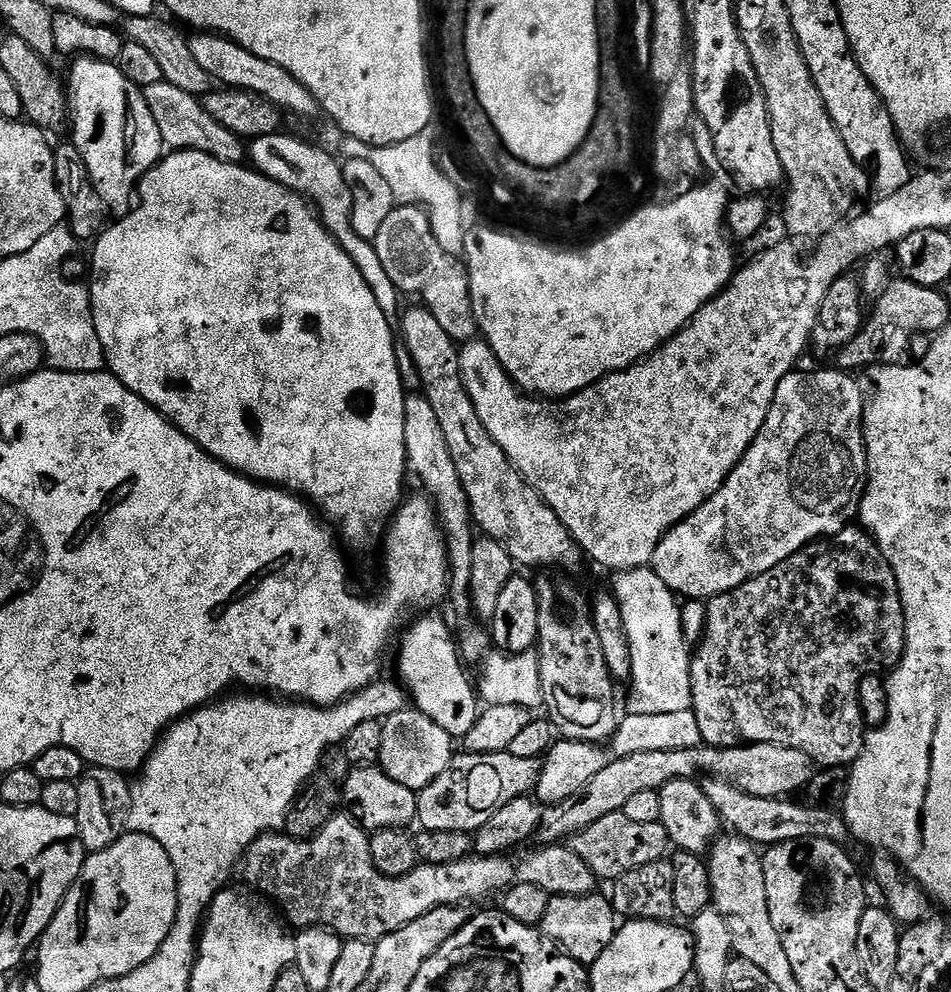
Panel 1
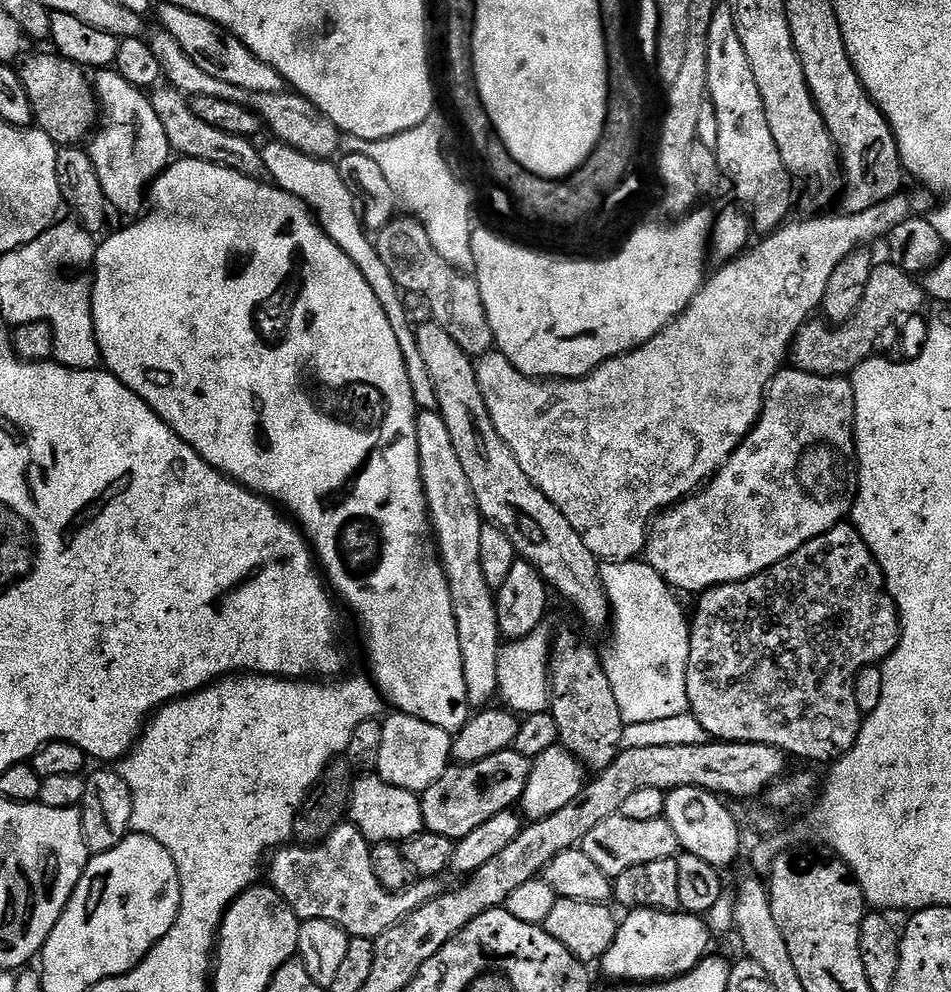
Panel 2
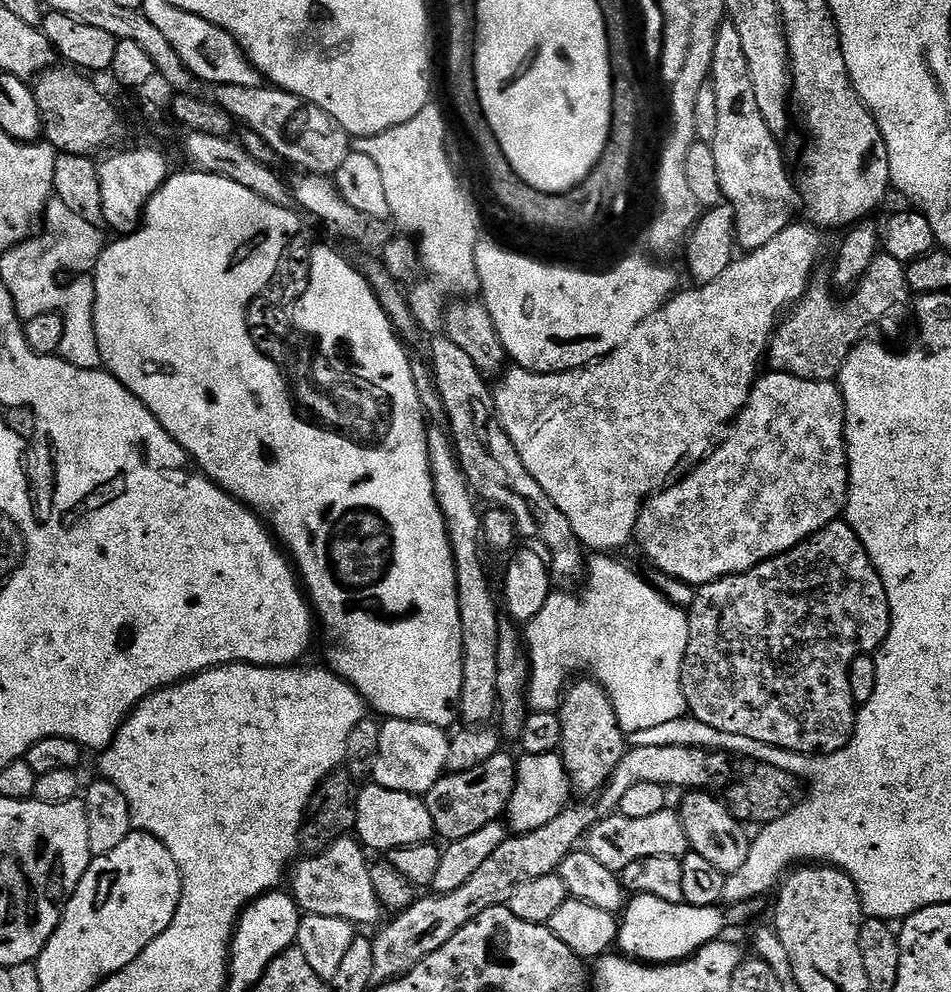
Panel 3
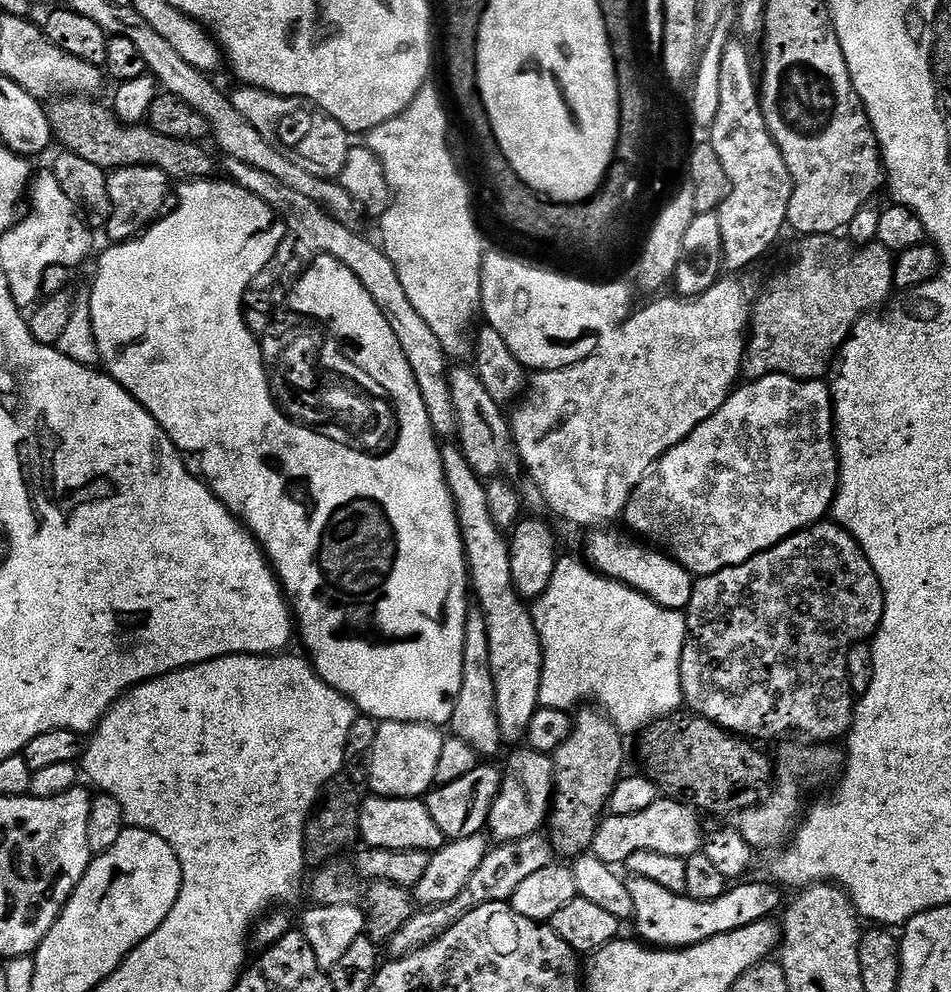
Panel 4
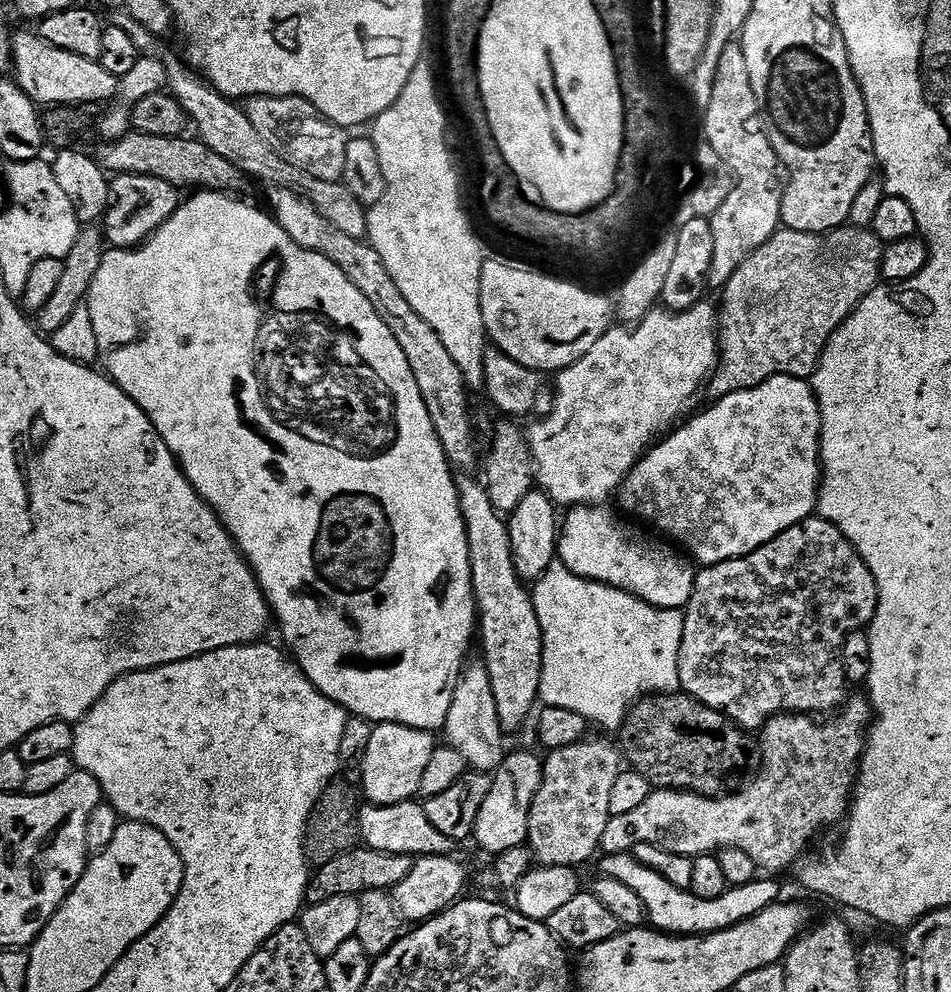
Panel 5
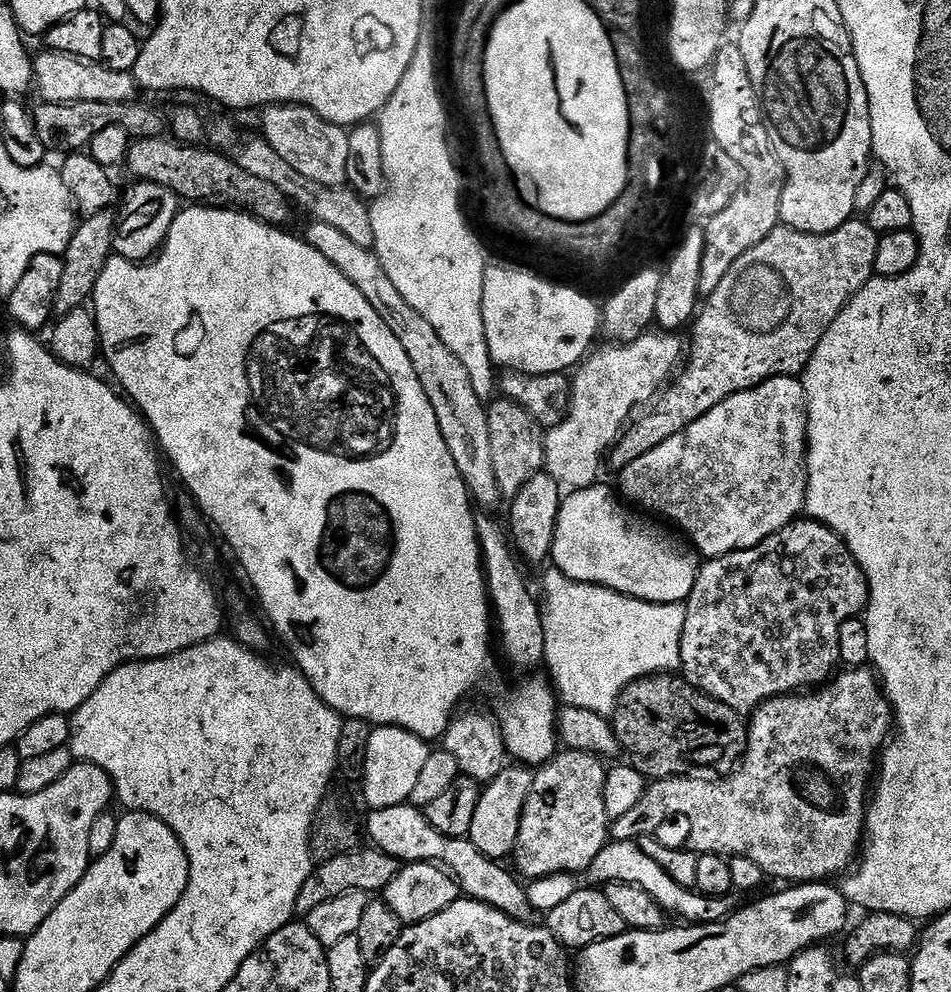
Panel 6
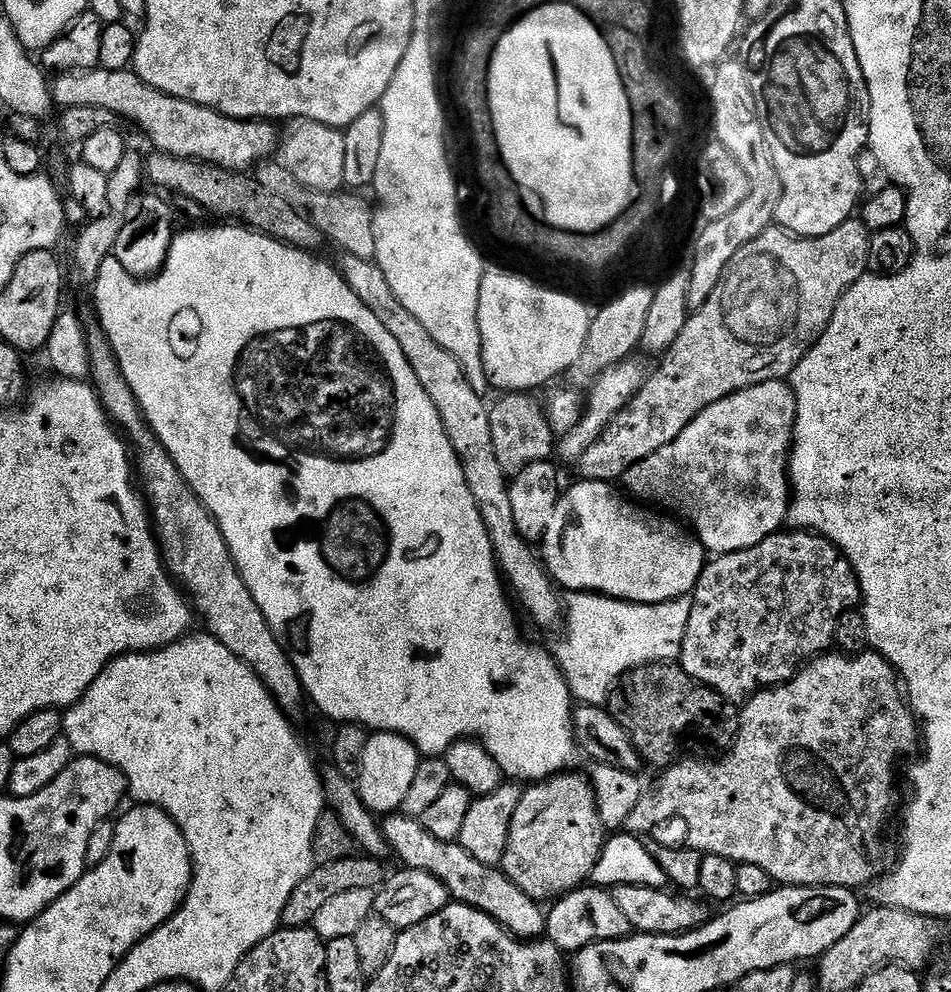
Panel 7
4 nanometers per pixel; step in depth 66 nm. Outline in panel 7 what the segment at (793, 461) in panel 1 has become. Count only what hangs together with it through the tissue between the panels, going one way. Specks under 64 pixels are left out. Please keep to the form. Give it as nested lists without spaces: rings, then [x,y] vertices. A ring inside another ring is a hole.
[[[771,380],[741,392],[731,392],[722,398],[722,402],[714,402],[714,406],[702,410],[702,414],[698,414],[698,418],[694,418],[678,438],[674,438],[674,442],[650,454],[648,460],[630,466],[622,484],[628,487],[629,497],[637,496],[640,500],[661,504],[669,508],[664,509],[669,513],[677,512],[672,514],[681,521],[688,520],[687,527],[700,541],[705,553],[725,556],[750,550],[785,527],[790,503],[788,462],[795,425],[796,399],[791,383]]]

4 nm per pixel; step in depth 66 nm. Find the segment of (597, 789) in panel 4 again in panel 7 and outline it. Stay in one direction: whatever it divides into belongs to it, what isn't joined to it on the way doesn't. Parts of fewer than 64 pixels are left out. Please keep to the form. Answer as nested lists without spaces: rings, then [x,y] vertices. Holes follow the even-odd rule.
[[[565,770],[558,776],[549,776],[525,787],[522,802],[518,802],[518,810],[514,810],[514,819],[510,822],[510,838],[506,842],[502,870],[522,894],[530,894],[530,898],[537,902],[555,902],[561,896],[575,892],[591,877],[604,849],[606,829],[600,817],[600,807],[596,804],[592,781],[587,775],[575,776],[574,773]]]

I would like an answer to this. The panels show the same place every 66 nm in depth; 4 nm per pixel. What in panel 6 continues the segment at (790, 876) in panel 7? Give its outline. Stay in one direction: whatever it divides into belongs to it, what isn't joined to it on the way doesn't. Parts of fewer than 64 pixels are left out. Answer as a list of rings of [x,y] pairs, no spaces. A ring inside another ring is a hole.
[[[868,666],[841,671],[831,683],[813,692],[816,692],[813,696],[804,696],[808,694],[776,696],[751,713],[748,724],[748,749],[744,752],[744,758],[735,772],[716,779],[693,780],[690,776],[678,776],[670,780],[657,780],[649,783],[642,802],[638,802],[638,806],[634,806],[634,810],[629,810],[627,814],[622,814],[622,818],[611,821],[611,839],[639,842],[646,836],[656,836],[659,828],[671,816],[681,816],[682,819],[688,820],[689,826],[692,827],[692,833],[689,834],[688,841],[686,841],[687,847],[697,854],[713,852],[715,856],[750,858],[750,862],[758,862],[758,866],[762,866],[765,877],[772,879],[773,876],[776,880],[788,880],[784,882],[828,882],[833,879],[831,876],[838,875],[837,877],[839,877],[841,874],[847,873],[857,863],[862,852],[862,841],[866,836],[868,799],[870,789],[874,784],[874,773],[878,768],[878,753],[885,747],[894,728],[892,705],[889,704],[888,697],[884,694],[877,673]]]

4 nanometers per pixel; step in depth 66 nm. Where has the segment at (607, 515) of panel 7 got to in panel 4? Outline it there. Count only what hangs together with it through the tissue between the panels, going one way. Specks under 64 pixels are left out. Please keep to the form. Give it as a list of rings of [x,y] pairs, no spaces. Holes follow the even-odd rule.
[[[596,530],[589,535],[592,537],[588,540],[586,560],[595,571],[601,576],[609,576],[612,580],[617,580],[619,584],[625,584],[628,588],[638,590],[642,595],[649,596],[655,604],[661,604],[663,608],[687,609],[694,583],[692,573],[687,572],[663,551],[652,546],[645,546],[635,539],[627,540],[616,532],[608,531],[612,530]],[[643,546],[648,548],[643,548]]]

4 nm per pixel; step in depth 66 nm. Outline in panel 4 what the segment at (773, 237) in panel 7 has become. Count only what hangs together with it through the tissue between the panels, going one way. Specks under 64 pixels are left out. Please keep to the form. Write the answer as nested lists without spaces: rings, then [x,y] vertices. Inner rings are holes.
[[[840,234],[806,236],[799,242],[797,260],[760,297],[755,297],[750,317],[750,339],[746,344],[742,369],[749,381],[778,375],[792,376],[795,380],[827,377],[841,346],[851,336],[853,326],[864,316],[887,305],[893,295],[896,262],[894,253],[886,250],[886,246],[878,242],[857,246]]]

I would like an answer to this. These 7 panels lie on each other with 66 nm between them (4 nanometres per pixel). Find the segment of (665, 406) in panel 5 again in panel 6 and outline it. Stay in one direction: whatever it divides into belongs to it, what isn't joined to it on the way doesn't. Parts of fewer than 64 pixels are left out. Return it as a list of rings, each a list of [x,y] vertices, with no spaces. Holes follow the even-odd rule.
[[[652,330],[629,344],[613,343],[608,346],[612,348],[604,348],[601,352],[593,351],[575,369],[571,377],[572,401],[566,418],[558,426],[547,429],[544,438],[544,468],[548,475],[560,484],[561,489],[580,492],[584,488],[593,487],[599,481],[596,479],[600,476],[600,467],[606,464],[606,457],[616,447],[616,441],[633,419],[632,411],[651,405],[661,395],[665,385],[677,375],[686,356],[686,344],[685,341],[683,344],[680,338],[679,335],[669,334],[663,330]]]

